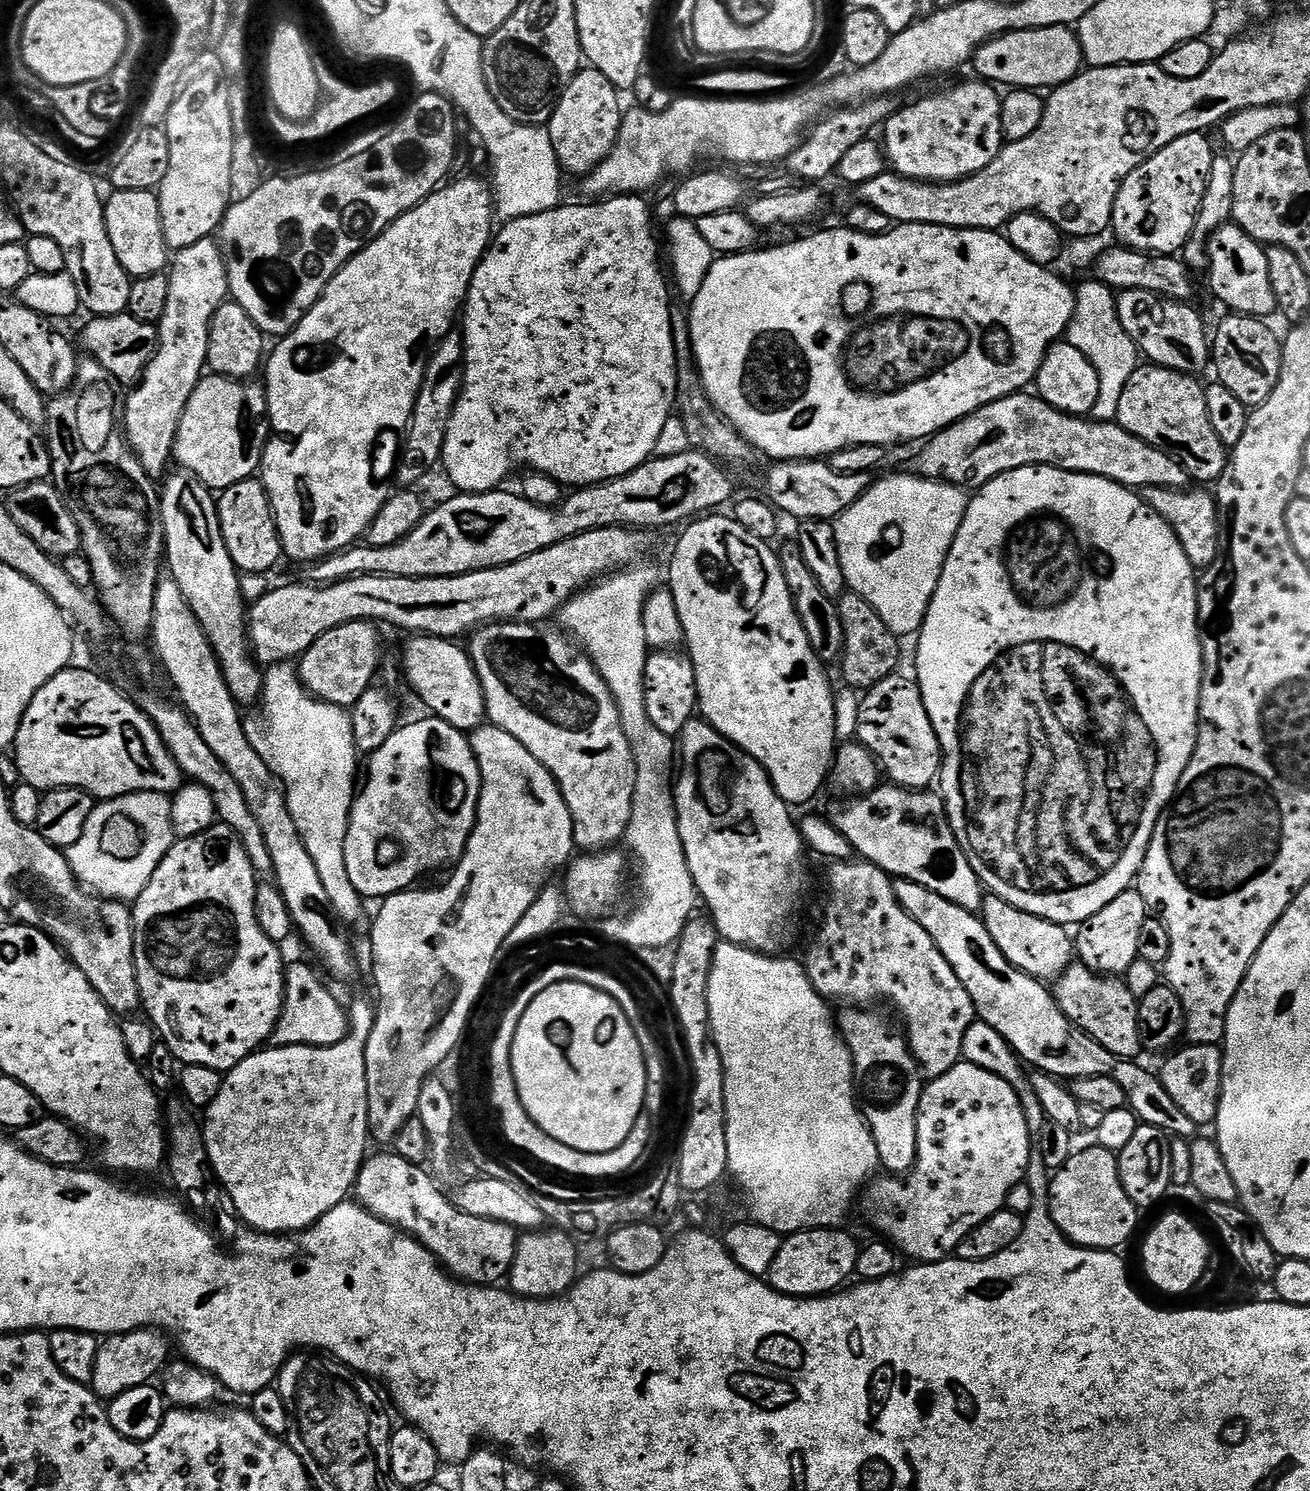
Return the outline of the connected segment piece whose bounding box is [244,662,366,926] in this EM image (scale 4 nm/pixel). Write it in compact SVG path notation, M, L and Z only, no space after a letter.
M291 663L273 664L264 672L264 694L262 697L261 720L245 719L244 729L252 741L254 750L270 766L270 770L284 783L284 793L288 799L290 818L298 826L298 834L314 858L314 867L322 877L322 886L330 897L330 906L345 925L356 924L364 916L365 897L354 890L350 873L346 870L346 834L352 813L352 801L358 795L358 776L356 780L356 756L358 749L354 742L351 715L345 709L318 700L307 692L300 682L300 673Z

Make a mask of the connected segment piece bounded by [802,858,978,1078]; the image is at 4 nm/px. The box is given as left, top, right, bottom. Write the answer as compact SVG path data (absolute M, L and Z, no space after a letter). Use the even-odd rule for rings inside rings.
M863 858L836 862L829 868L832 869L828 872L824 928L817 930L816 941L809 946L808 957L802 960L814 990L825 1001L845 1000L843 1003L848 1006L868 1006L871 1000L889 1000L904 1019L908 1049L920 1063L921 1073L928 1078L946 1074L946 1070L961 1063L963 1038L978 1020L974 1002L970 994L966 994L966 986L958 982L958 974L954 974L942 950L934 946L934 938L930 938L930 934L902 910L892 889L893 877Z

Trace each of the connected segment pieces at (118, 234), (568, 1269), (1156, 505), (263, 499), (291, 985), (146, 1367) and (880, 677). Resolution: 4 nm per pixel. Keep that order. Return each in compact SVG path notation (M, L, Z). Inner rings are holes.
M146 190L113 191L111 195L104 206L104 217L110 242L114 245L114 254L118 254L118 262L122 262L133 278L164 272L170 264L170 249L162 234L159 195Z
M563 1230L548 1231L526 1232L516 1241L514 1262L506 1280L512 1283L509 1284L511 1291L517 1296L525 1296L527 1300L551 1300L553 1296L564 1295L576 1283L581 1271L577 1241Z
M1150 486L1139 489L1139 494L1155 512L1174 530L1178 542L1182 542L1182 550L1186 550L1186 558L1190 558L1192 567L1203 570L1212 565L1220 553L1220 519L1216 497L1204 486L1186 488L1163 488Z
M253 478L223 489L218 496L218 511L222 538L226 542L226 550L230 550L230 558L236 569L241 573L250 574L272 572L275 564L282 560L282 549L278 526L272 513L272 503L268 491L264 489L264 481Z
M289 963L284 970L284 1005L282 1014L272 1031L271 1043L277 1048L294 1046L334 1046L342 1042L348 1032L345 1005L320 981L320 976L308 964Z
M141 1330L139 1332L123 1332L117 1336L107 1337L98 1350L98 1359L94 1362L91 1389L107 1402L126 1394L126 1390L134 1390L134 1386L152 1384L163 1373L169 1363L169 1337L159 1330Z
M845 591L838 600L838 614L842 618L844 655L838 661L838 669L844 675L843 683L849 688L867 690L893 675L900 664L901 641L888 629L886 622L878 618L878 610L856 592Z

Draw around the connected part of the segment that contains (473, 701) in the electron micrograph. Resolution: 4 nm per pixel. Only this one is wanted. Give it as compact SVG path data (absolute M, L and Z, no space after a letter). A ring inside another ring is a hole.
M416 634L411 639L404 648L404 672L417 698L432 711L429 713L465 734L485 723L488 714L486 698L467 647L460 645L459 648L455 639L442 636Z

